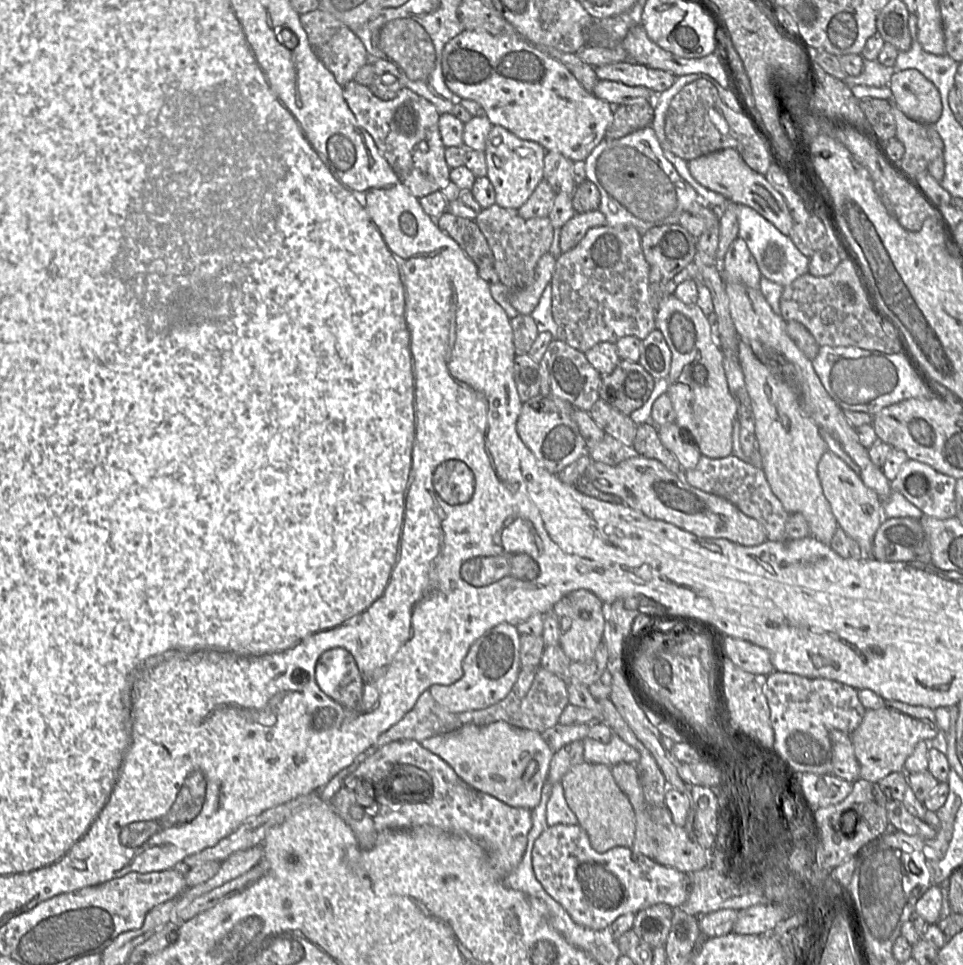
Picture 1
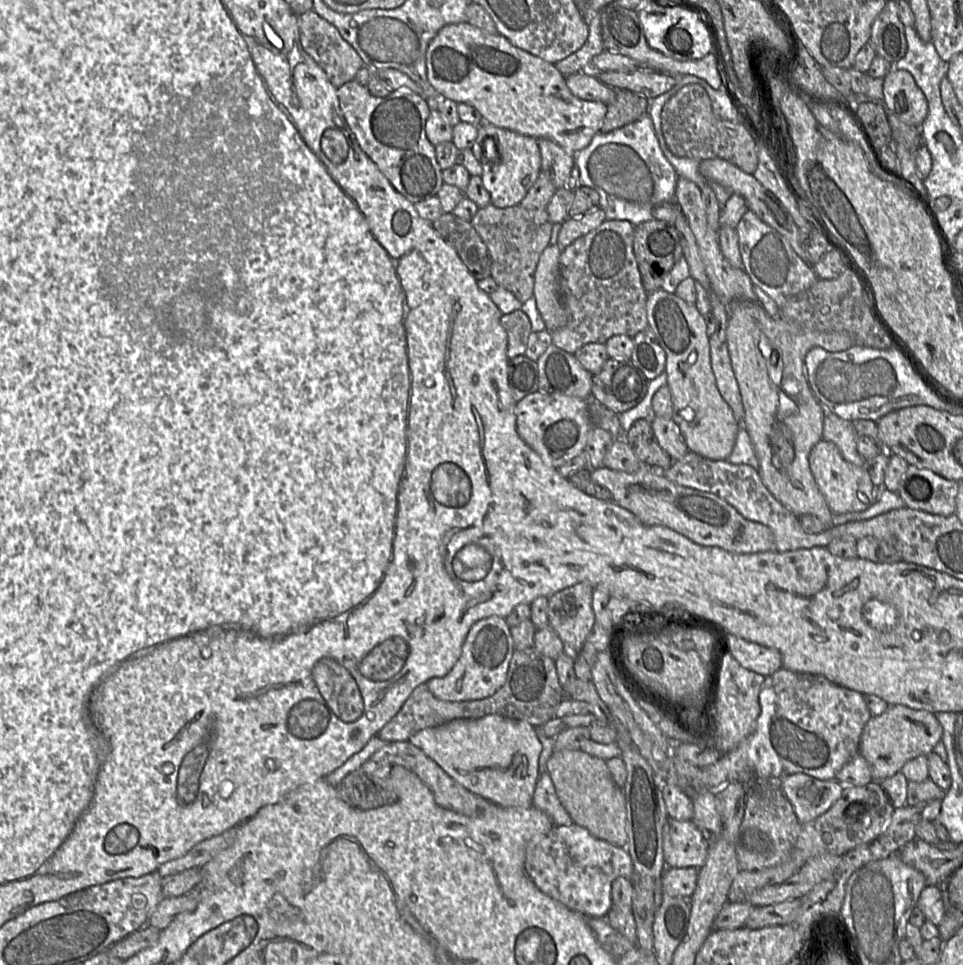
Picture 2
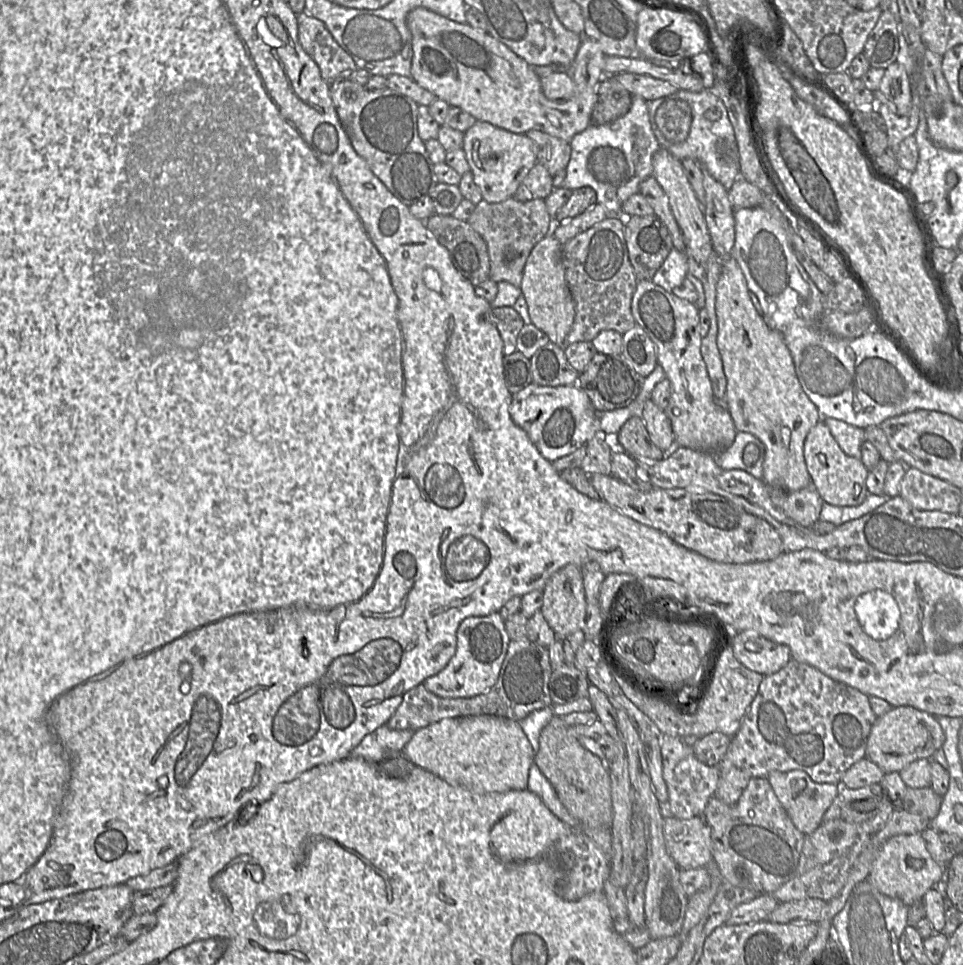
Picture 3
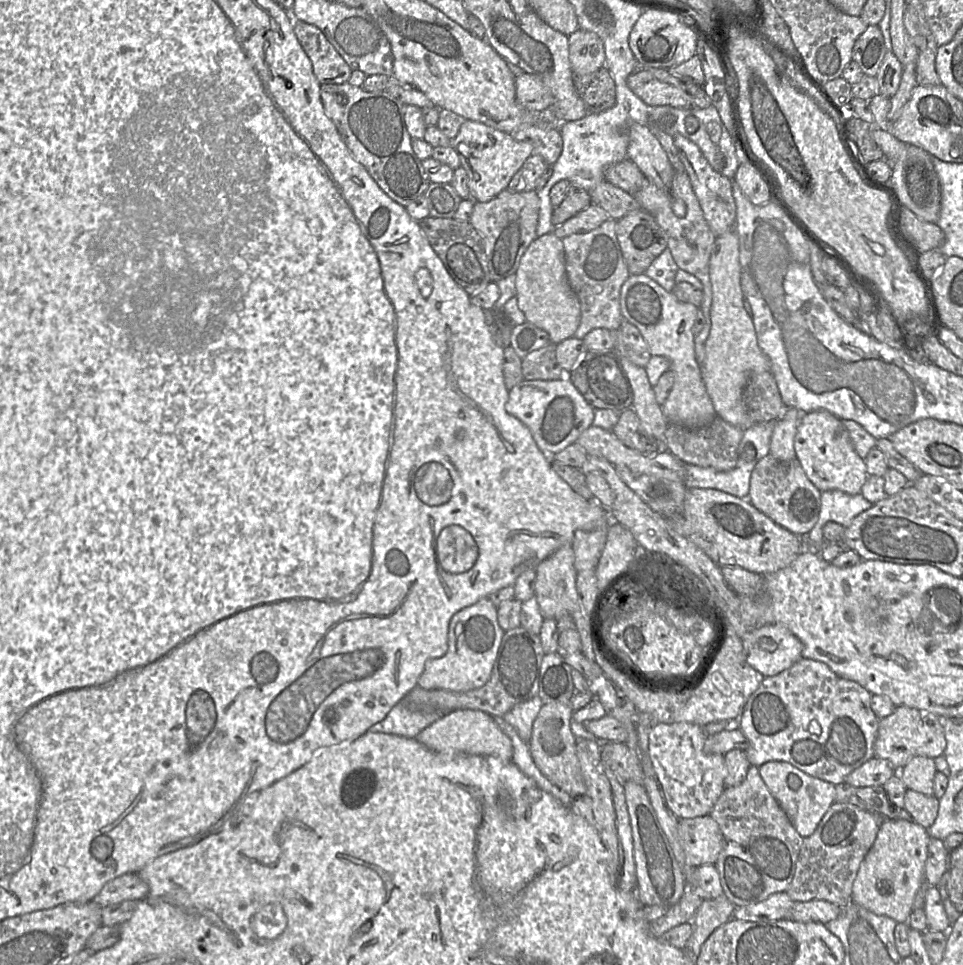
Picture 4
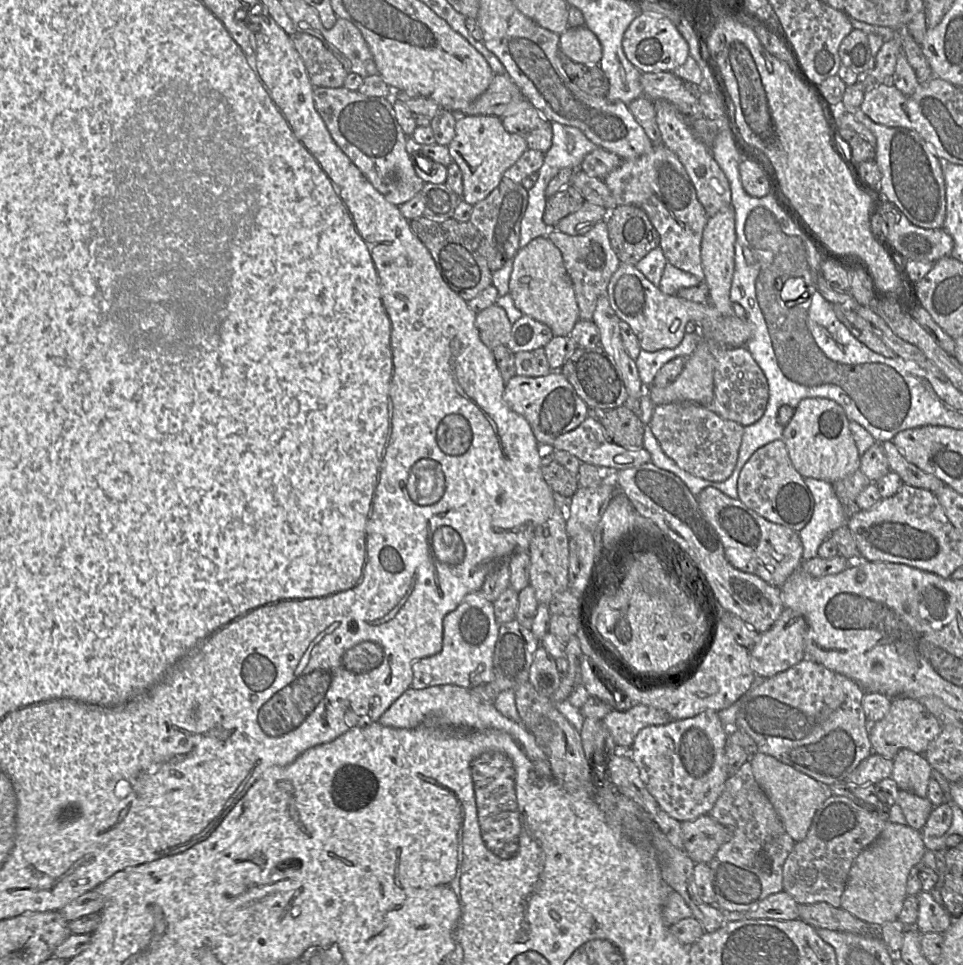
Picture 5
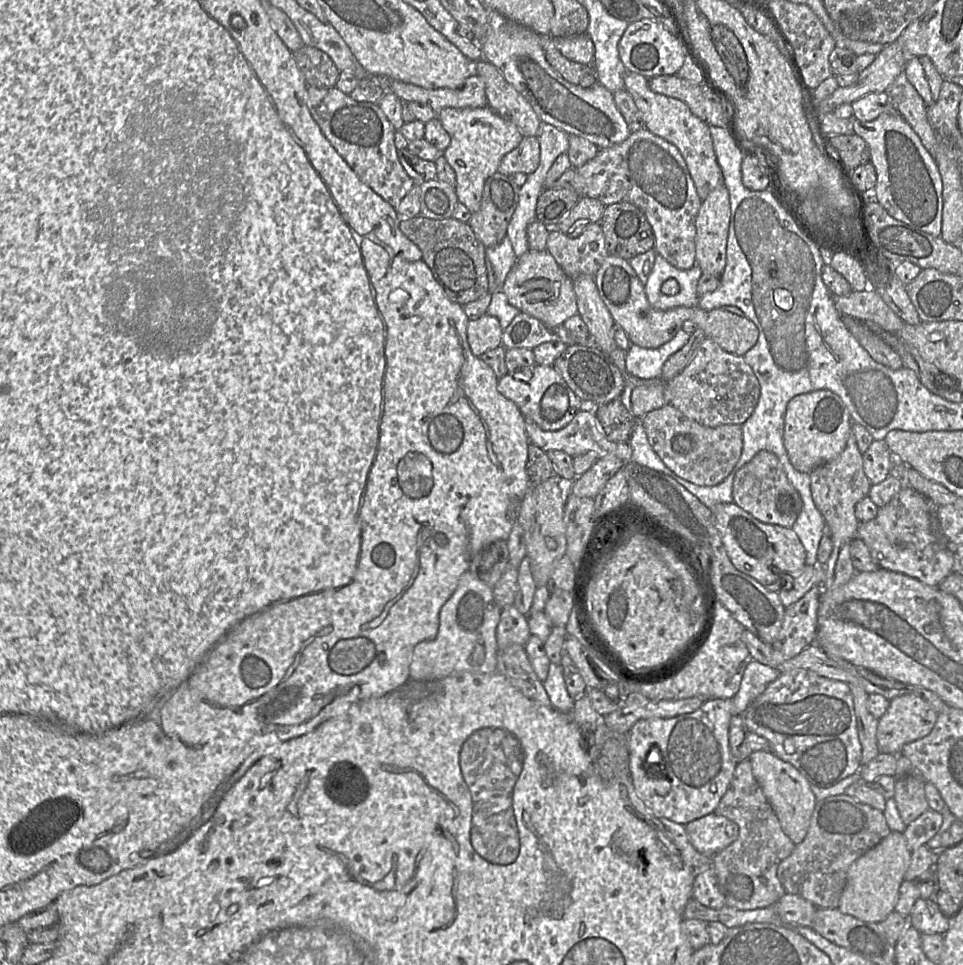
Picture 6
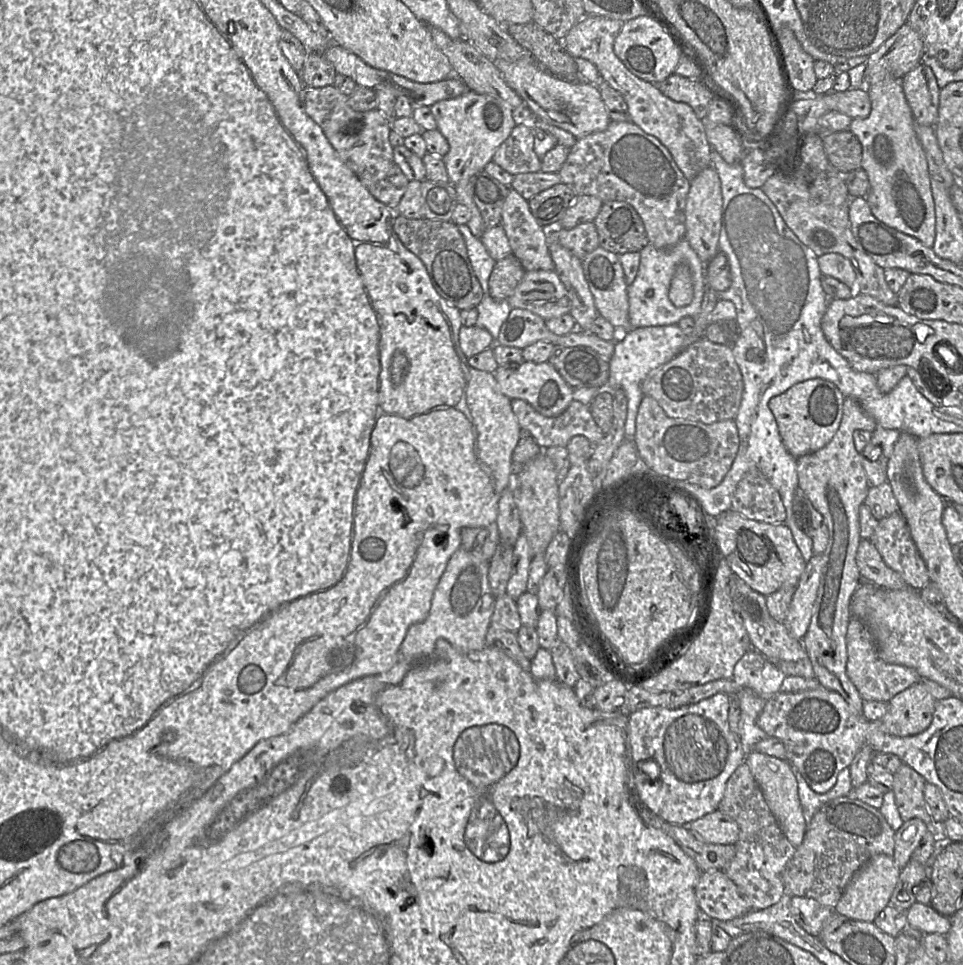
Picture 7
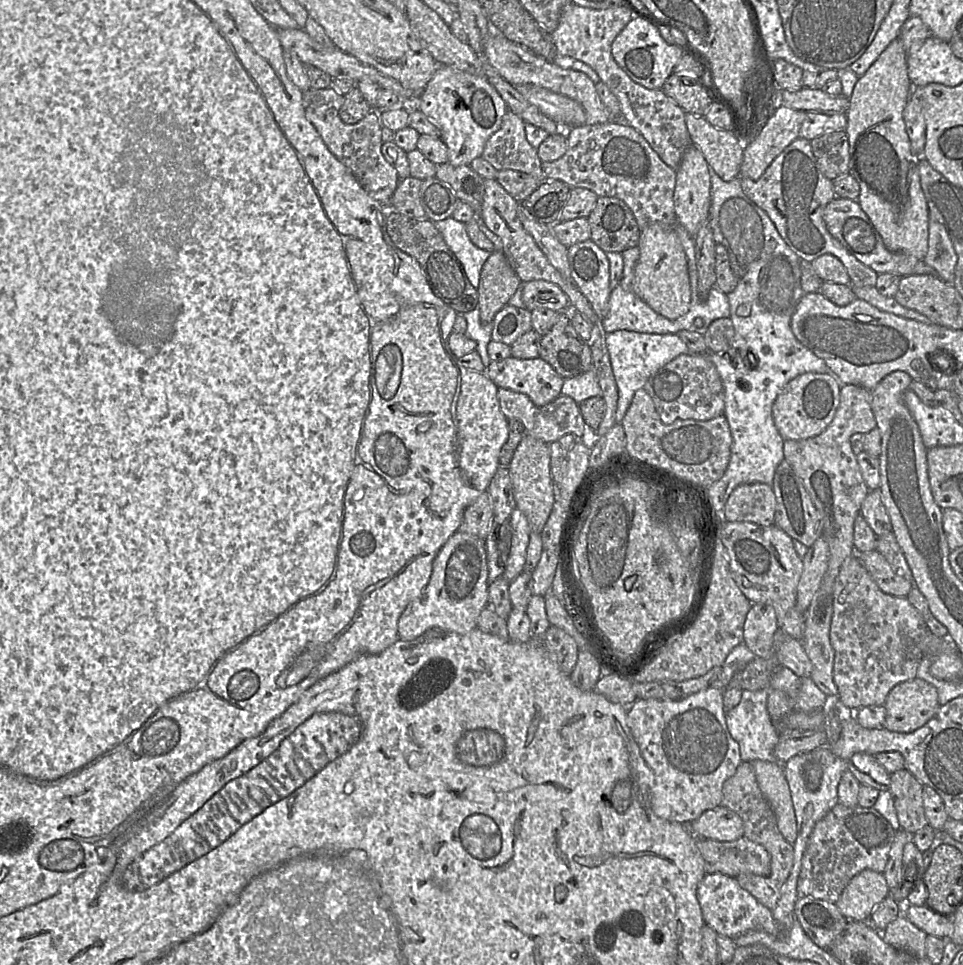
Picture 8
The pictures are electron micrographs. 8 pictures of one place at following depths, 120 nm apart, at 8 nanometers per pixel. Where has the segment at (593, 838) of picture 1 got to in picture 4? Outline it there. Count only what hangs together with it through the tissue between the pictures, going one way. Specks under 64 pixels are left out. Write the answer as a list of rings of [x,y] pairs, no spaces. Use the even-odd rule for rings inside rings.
[[[544,703],[533,722],[529,748],[539,771],[573,799],[583,795],[586,786],[576,753],[576,738],[571,731],[572,714],[570,703]]]

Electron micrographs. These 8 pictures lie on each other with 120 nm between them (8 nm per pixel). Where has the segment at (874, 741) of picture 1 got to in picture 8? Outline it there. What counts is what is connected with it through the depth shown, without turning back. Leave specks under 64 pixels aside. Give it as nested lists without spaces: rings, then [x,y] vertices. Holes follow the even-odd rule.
[[[918,677],[899,683],[888,694],[884,703],[886,717],[883,727],[893,732],[913,732],[932,719],[940,708],[937,689]]]

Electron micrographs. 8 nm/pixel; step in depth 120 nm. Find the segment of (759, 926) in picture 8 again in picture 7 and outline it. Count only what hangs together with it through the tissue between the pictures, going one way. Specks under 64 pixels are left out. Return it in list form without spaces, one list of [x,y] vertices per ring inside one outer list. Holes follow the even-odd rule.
[[[724,870],[702,872],[695,887],[695,896],[702,917],[709,919],[732,920],[750,911]]]

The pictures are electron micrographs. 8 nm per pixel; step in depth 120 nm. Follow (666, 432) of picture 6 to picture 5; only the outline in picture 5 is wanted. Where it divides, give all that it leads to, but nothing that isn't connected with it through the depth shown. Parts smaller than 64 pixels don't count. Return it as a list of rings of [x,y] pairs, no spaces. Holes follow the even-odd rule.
[[[683,401],[655,406],[649,427],[662,451],[684,471],[712,482],[723,482],[732,474],[744,432],[741,424],[723,419],[705,406]]]

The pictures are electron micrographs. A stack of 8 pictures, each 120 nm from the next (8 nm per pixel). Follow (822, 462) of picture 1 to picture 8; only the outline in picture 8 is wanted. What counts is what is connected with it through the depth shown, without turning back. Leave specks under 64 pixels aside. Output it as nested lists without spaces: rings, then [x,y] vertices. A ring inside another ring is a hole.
[[[808,372],[790,380],[772,406],[775,426],[784,440],[803,440],[821,434],[834,418],[841,385],[832,374]]]

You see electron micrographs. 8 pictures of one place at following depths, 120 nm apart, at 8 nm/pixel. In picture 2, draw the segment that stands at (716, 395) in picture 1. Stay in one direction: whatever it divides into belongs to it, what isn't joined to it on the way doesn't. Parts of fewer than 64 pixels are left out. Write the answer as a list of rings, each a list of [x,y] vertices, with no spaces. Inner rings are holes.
[[[663,289],[648,294],[646,310],[648,328],[655,334],[666,354],[665,373],[667,374],[667,385],[671,391],[672,420],[679,427],[681,436],[690,452],[710,460],[726,460],[735,446],[740,423],[735,419],[731,408],[717,388],[711,368],[709,337],[706,334],[704,317],[695,305],[688,304],[675,293],[668,293]],[[684,408],[691,408],[694,411],[692,420],[685,420],[679,415],[679,411]]]

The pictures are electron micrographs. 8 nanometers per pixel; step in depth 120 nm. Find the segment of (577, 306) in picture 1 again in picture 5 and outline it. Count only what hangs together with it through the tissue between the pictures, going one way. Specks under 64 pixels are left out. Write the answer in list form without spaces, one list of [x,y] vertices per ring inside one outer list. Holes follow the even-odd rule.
[[[606,220],[597,222],[584,235],[571,236],[556,230],[553,226],[546,236],[562,254],[563,263],[572,281],[578,303],[579,319],[591,321],[598,298],[607,296],[610,279],[620,265],[620,260],[611,247]]]

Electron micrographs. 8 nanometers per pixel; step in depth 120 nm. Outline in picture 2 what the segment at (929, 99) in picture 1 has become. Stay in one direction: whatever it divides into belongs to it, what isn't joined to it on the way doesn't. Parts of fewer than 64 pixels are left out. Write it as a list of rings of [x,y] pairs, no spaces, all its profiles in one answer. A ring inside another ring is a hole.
[[[892,64],[891,71],[884,76],[883,103],[900,121],[911,126],[920,126],[928,113],[926,97],[911,73],[907,70],[892,69]]]

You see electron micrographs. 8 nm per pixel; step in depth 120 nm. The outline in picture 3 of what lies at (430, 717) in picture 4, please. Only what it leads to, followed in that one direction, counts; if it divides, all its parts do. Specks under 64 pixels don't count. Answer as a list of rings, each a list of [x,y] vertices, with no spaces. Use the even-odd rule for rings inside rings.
[[[384,724],[367,734],[349,756],[378,763],[387,757],[401,753],[414,732],[390,729]]]

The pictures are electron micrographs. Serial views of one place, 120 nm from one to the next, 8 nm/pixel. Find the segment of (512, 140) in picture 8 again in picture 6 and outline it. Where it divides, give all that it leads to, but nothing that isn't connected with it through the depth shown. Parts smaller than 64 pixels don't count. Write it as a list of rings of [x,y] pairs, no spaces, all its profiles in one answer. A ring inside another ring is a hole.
[[[524,136],[519,145],[500,161],[498,171],[509,176],[514,173],[529,175],[539,166],[540,146],[537,136]]]

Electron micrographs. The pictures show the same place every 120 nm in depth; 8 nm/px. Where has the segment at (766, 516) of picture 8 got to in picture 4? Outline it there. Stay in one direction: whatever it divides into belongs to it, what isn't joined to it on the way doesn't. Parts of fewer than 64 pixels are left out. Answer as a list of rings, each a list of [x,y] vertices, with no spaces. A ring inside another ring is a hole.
[[[771,454],[760,459],[750,477],[747,499],[777,525],[797,536],[805,536],[815,525],[820,511],[820,495],[798,461],[779,461]]]

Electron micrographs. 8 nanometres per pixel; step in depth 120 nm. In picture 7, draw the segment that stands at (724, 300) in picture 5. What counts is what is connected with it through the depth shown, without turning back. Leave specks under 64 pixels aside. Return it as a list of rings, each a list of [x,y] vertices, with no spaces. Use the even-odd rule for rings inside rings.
[[[709,166],[690,181],[685,206],[685,238],[704,263],[710,262],[720,251],[719,237],[722,226],[722,207],[721,181],[715,169]]]

